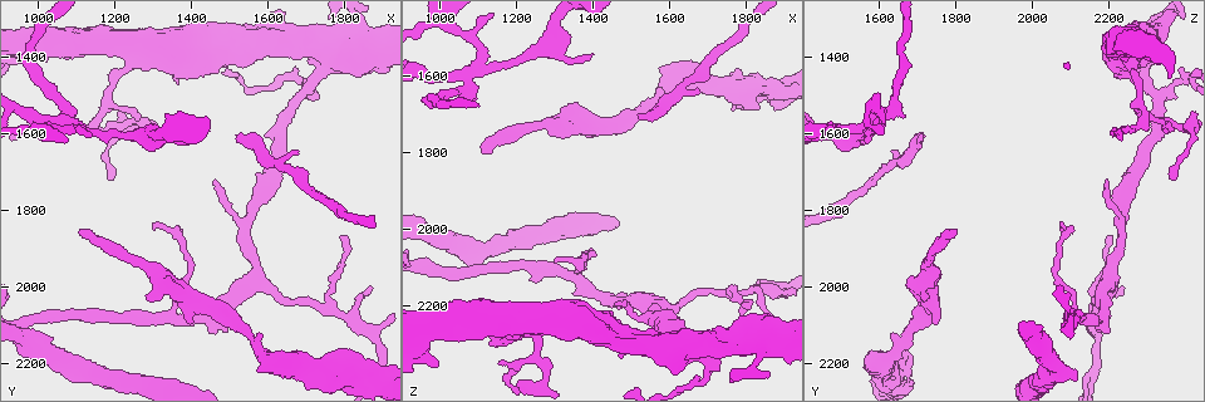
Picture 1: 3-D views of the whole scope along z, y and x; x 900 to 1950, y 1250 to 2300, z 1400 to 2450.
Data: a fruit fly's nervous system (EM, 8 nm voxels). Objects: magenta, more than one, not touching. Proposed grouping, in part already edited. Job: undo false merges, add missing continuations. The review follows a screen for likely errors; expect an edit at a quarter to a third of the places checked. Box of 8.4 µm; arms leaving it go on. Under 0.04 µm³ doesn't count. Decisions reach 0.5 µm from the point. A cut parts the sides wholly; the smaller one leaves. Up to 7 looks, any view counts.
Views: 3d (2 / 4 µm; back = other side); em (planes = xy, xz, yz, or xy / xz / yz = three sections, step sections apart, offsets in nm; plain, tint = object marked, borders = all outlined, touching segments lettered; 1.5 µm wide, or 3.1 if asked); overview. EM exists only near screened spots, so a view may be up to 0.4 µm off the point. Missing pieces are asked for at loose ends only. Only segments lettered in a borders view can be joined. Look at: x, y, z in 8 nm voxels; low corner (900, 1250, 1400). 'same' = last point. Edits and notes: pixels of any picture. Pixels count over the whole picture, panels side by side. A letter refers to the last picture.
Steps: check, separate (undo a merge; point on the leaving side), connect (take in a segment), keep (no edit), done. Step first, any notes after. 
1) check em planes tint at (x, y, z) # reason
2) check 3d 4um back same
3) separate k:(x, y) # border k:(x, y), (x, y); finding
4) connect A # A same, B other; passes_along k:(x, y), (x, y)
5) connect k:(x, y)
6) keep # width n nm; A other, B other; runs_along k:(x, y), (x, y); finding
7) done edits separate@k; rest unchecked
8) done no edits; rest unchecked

check em planes tint at (1555, 2125, 1670) # a narrow waist

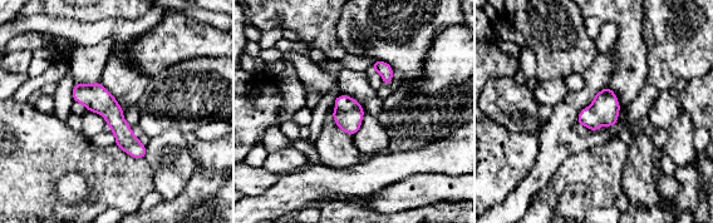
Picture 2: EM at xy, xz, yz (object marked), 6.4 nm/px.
check em planes borders same

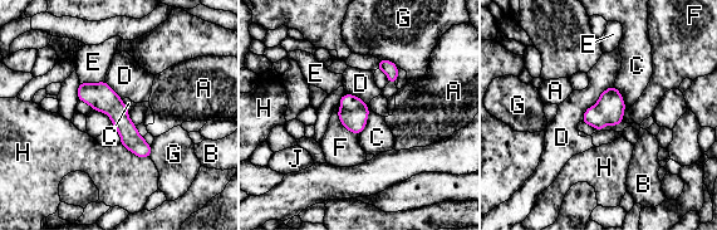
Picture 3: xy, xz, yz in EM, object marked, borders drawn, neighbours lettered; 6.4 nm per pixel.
keep # A other, B other, C other, D other, E other, F other, G other, H other, J other; runs_along 3:(82, 86), (119, 117), (146, 153); one neuron here

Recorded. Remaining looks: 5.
check 3d 2um at (1100, 2230, 2120) # branch stops here

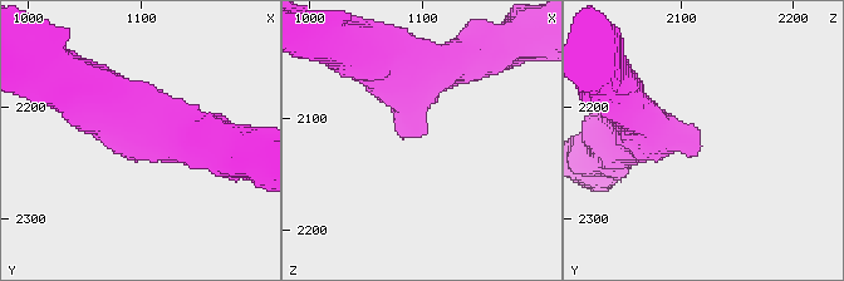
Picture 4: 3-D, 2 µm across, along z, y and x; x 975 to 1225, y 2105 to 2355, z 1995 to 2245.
check em planes plain at (1102, 2230, 2118) # now the EM

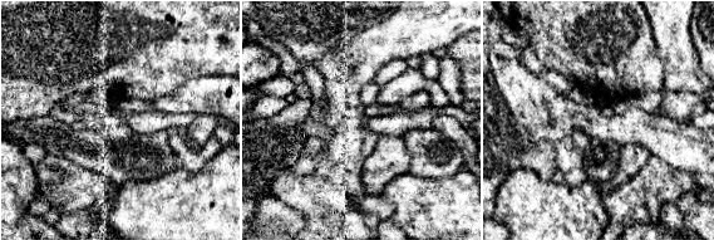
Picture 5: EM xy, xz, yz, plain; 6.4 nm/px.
check em planes borders same

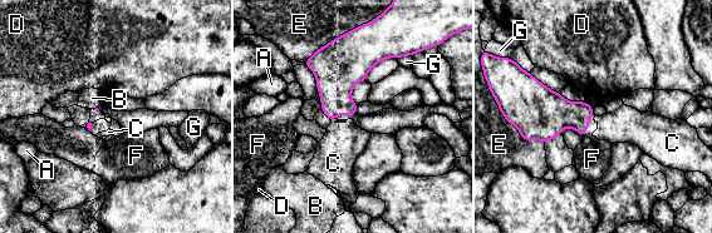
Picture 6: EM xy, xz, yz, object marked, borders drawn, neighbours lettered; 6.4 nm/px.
connect C # A other, B other, C same, D other, E other, F other, G other; it goes on there

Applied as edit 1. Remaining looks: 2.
check em yz step 8 borders at (1520, 1600, 1715) # an open end

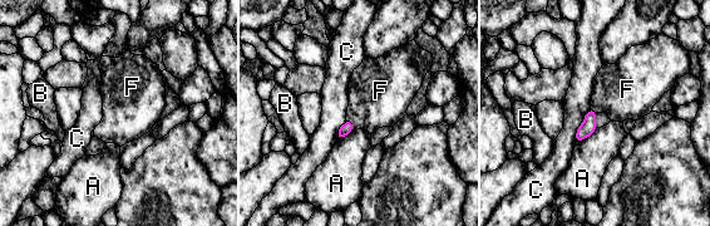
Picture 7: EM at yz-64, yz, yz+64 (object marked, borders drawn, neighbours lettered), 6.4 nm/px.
connect F # A other, B other, C other, F same; passes_along 7:(346, 128), (353, 127), (378, 97); the neuron continues

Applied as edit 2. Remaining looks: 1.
done edits connect@6, connect@7; rest unchecked

